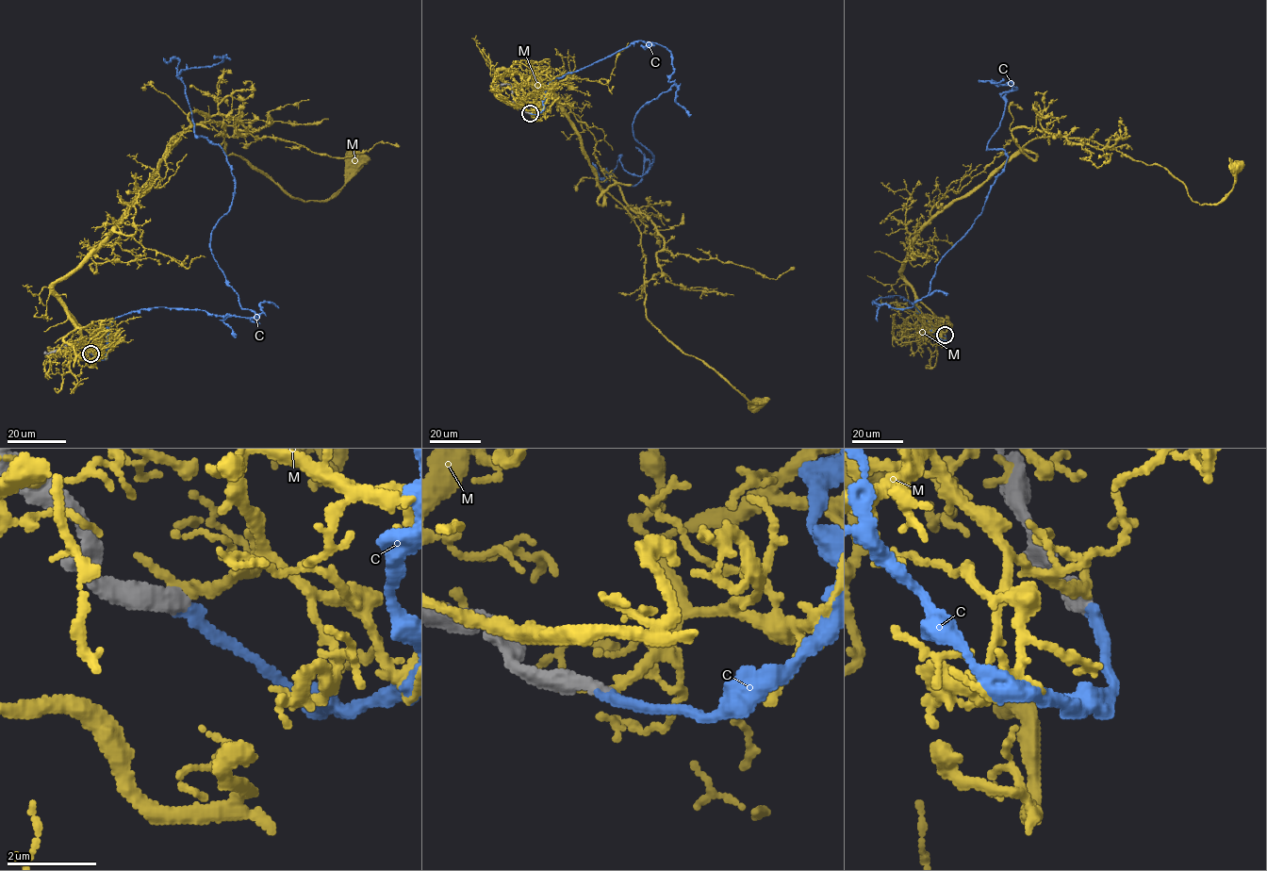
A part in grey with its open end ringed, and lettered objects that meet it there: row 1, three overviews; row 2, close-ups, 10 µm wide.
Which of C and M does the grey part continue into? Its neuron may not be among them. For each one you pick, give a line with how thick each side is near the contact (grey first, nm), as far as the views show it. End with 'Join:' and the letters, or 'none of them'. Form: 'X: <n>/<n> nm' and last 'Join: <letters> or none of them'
C: 420/260 nm
Join: C

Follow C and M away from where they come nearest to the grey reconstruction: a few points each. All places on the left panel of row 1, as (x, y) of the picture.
C: (90, 353), (132, 311), (258, 322), (211, 252), (231, 166), (194, 135), (177, 76), (224, 56)
M: (90, 353), (53, 288), (147, 190), (175, 135), (222, 124), (227, 156), (305, 201), (334, 194), (352, 156)

